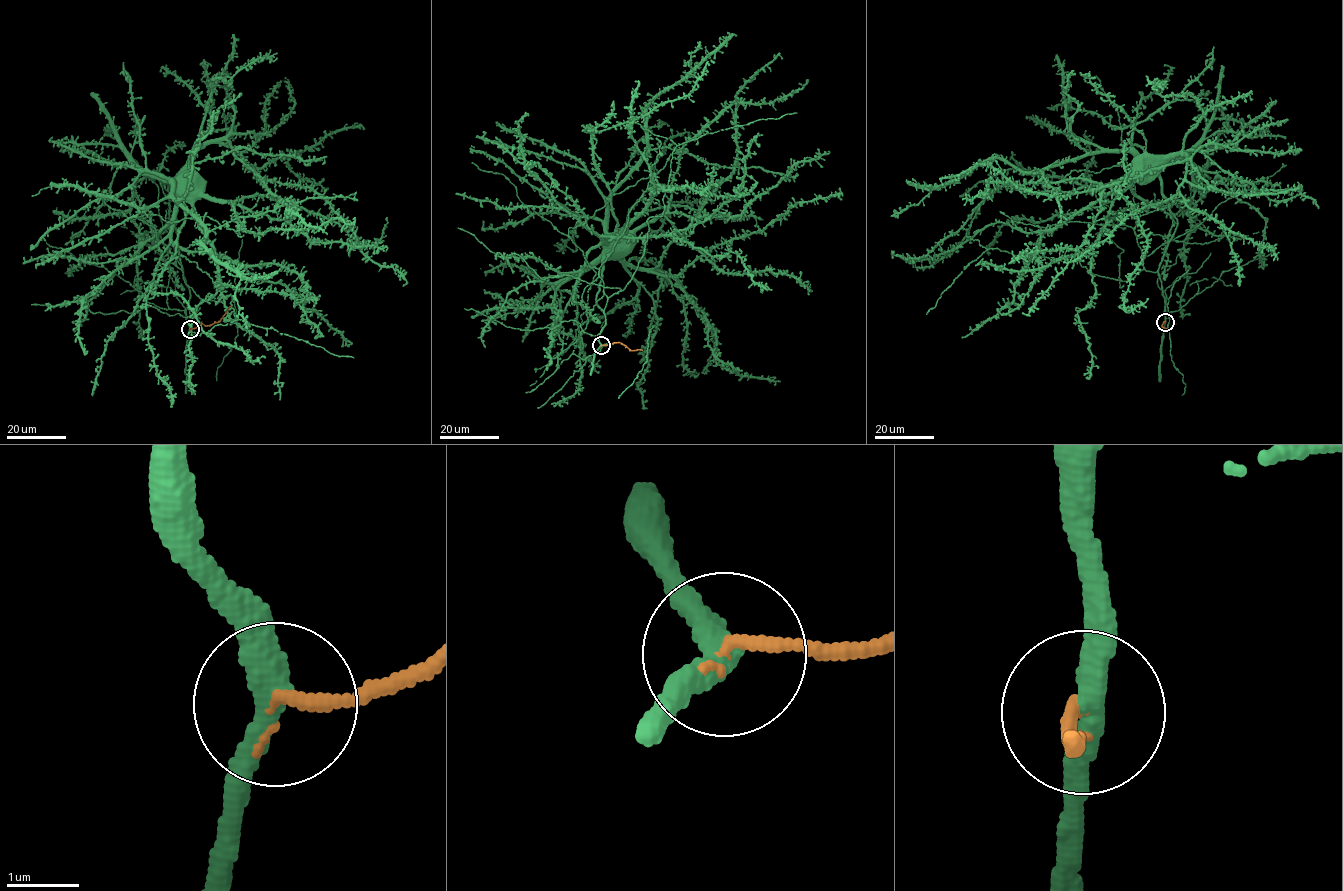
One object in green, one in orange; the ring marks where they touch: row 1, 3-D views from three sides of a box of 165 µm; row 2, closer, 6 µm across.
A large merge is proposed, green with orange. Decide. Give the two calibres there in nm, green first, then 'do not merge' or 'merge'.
360/180 nm | merge

